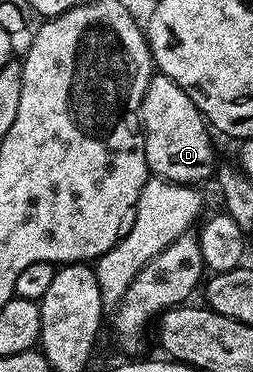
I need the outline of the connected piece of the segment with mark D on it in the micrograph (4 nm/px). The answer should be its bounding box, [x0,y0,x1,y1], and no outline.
[140,73,219,186]

